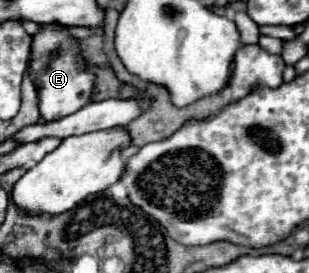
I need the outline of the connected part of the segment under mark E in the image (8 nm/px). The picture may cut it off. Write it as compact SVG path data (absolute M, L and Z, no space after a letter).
M46 23L32 35L28 77L38 91L38 109L46 121L56 121L76 113L92 101L94 73L88 71L80 53L80 41L60 23Z

